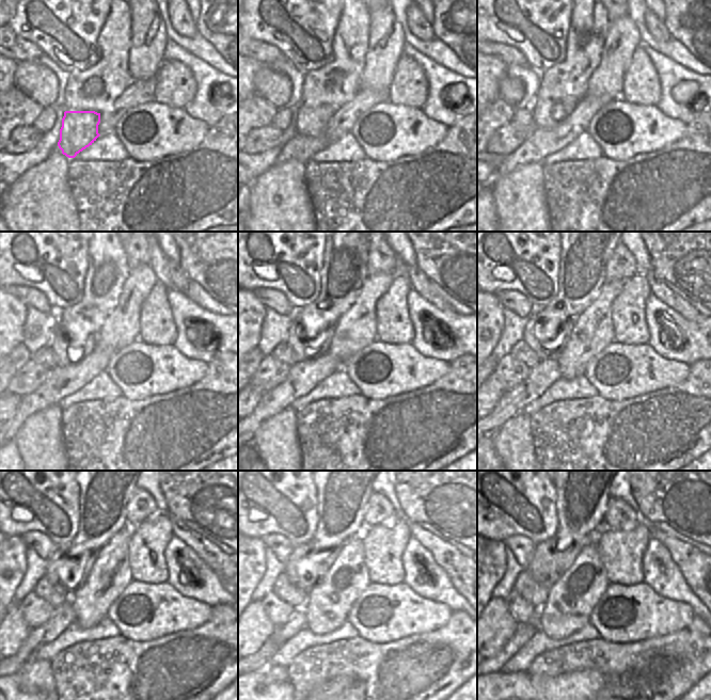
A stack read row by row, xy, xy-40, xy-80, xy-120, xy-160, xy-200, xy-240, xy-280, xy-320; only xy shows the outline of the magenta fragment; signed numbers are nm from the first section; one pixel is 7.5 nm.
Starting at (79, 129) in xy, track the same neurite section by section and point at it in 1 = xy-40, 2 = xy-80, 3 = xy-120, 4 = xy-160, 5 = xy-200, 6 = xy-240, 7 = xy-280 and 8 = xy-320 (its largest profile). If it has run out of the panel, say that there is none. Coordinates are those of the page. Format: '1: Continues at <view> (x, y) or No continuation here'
1: Continues at xy-40 (311, 121)
2: Continues at xy-80 (547, 114)
3: Continues at xy-120 (62, 347)
4: Continues at xy-160 (301, 346)
5: Continues at xy-200 (532, 335)
6: Continues at xy-240 (64, 575)
7: Continues at xy-280 (305, 568)
8: Continues at xy-320 (548, 565).

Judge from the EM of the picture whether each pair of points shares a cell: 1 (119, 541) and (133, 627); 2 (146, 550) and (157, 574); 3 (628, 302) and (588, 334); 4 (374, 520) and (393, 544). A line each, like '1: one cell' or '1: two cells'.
1: two cells
2: one cell
3: two cells
4: two cells

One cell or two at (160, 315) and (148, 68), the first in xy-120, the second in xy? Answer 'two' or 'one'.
two

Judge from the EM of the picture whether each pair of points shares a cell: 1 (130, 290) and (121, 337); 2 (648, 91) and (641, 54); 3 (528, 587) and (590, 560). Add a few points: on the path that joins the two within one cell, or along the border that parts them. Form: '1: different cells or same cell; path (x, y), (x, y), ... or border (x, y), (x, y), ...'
1: same cell; path (128, 302), (128, 309), (122, 325)
2: same cell; path (641, 82), (641, 63)
3: different cells; border (549, 589), (547, 600), (539, 608)

